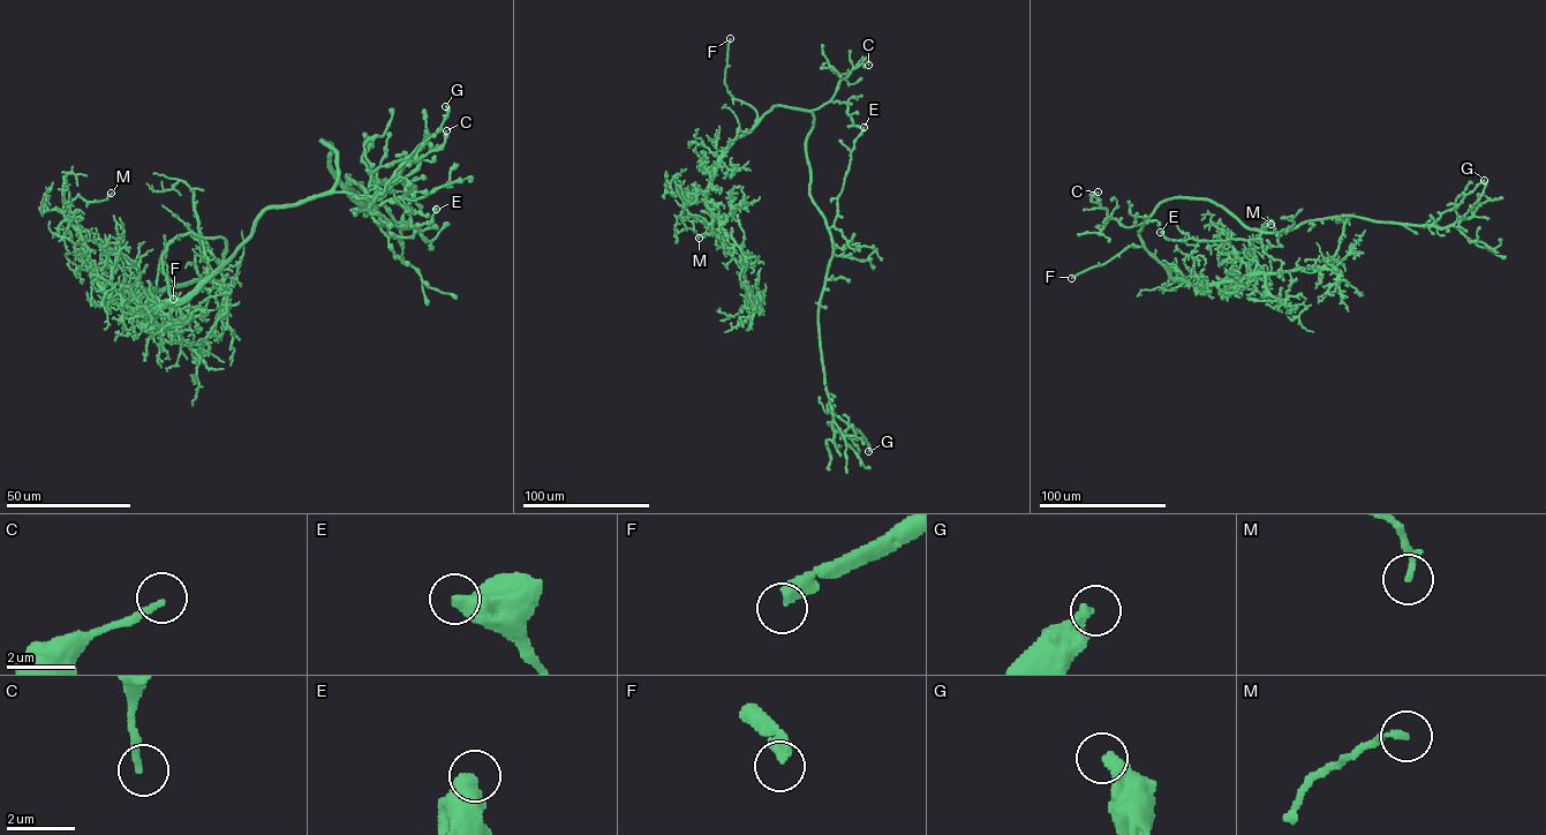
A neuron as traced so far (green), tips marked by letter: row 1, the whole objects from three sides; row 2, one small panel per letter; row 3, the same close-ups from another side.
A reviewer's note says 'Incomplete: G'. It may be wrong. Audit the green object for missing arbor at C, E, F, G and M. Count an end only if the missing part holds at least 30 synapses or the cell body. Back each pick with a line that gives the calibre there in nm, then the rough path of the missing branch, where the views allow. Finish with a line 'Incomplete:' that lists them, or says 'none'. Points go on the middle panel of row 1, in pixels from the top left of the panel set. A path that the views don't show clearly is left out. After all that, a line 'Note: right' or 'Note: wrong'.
F: Thickness 360 nm
Incomplete: F
Note: wrong

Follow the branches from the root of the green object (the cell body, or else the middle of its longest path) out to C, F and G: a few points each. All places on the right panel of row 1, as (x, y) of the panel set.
C: (1161, 203), (1143, 223), (1125, 227), (1108, 218), (1107, 210), (1092, 201), (1098, 192)
F: (1161, 203), (1138, 231), (1143, 245), (1156, 260), (1143, 247), (1132, 245), (1106, 263), (1071, 278)
G: (1161, 203), (1211, 200), (1264, 232), (1342, 216), (1428, 225), (1484, 180)

